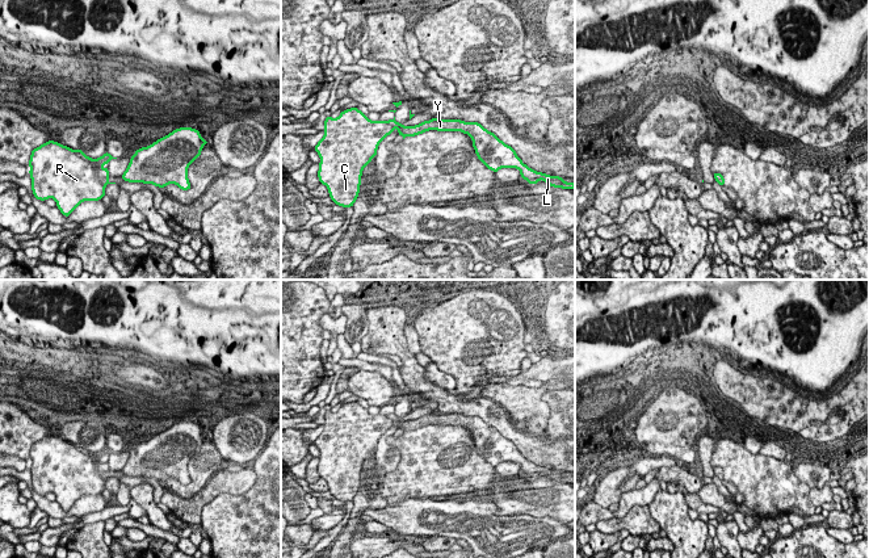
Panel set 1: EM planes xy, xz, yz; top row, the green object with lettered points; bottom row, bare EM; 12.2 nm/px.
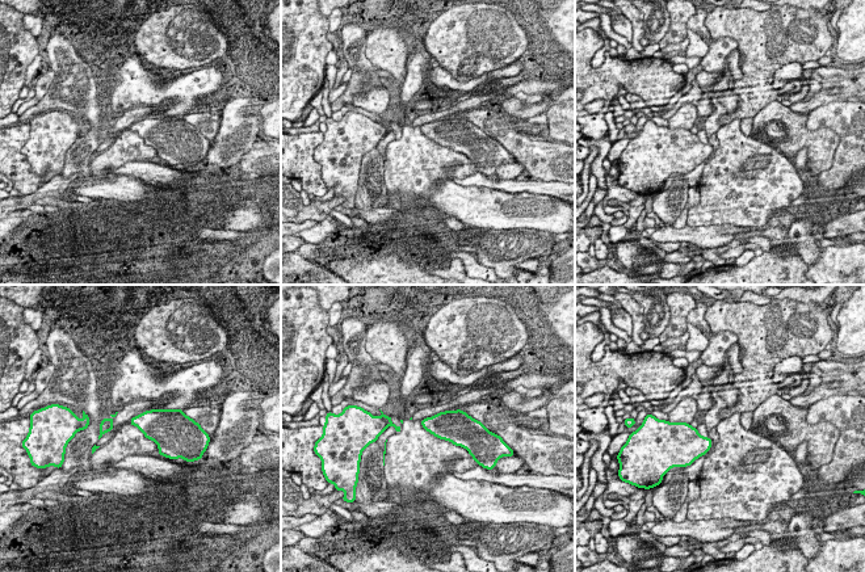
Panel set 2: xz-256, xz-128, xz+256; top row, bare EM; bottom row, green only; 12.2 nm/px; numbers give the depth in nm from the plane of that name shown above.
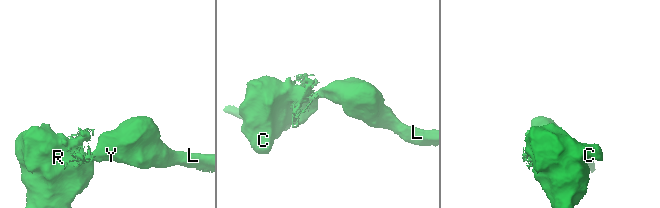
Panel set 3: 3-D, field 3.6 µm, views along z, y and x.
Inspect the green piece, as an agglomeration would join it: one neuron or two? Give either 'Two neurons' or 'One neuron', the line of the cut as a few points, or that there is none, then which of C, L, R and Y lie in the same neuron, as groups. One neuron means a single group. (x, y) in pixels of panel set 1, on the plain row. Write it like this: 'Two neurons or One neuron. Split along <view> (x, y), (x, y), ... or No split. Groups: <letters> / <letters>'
One neuron. No split. Groups: C L R Y

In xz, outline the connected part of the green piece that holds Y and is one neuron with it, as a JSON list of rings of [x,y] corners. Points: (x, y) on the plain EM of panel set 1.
[[[350,402],[343,404],[337,412],[326,411],[324,429],[314,441],[320,450],[319,475],[327,481],[329,492],[336,499],[353,502],[360,487],[364,462],[377,450],[379,437],[395,421],[403,433],[429,424],[461,425],[471,432],[477,452],[492,466],[496,467],[501,462],[516,462],[521,471],[532,479],[543,474],[545,478],[554,482],[575,483],[575,478],[566,477],[563,471],[529,462],[511,440],[479,416],[434,411],[415,420],[404,420],[398,418],[395,411],[389,415],[370,415],[358,402]]]

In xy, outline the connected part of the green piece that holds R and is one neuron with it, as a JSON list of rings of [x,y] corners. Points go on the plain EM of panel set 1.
[[[49,435],[41,439],[39,441],[35,441],[30,448],[29,454],[29,469],[32,473],[32,484],[33,490],[39,495],[46,495],[47,492],[54,492],[56,496],[56,502],[60,504],[60,507],[67,512],[71,509],[71,507],[83,496],[83,495],[100,495],[104,492],[105,482],[108,478],[116,478],[109,477],[108,473],[109,462],[102,462],[102,458],[108,458],[113,452],[108,445],[97,452],[92,453],[87,450],[83,444],[72,444],[67,440],[62,440],[59,436]]]

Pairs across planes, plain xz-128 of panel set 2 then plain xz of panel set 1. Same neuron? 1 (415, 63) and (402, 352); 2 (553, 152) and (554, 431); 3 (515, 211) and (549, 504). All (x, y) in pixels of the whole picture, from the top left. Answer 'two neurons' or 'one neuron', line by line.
1: two neurons
2: two neurons
3: one neuron

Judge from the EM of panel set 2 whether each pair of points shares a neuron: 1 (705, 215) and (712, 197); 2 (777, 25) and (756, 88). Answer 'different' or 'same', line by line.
1: same
2: same

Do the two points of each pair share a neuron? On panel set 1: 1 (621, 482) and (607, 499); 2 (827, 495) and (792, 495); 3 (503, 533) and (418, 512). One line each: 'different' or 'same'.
1: same
2: different
3: same

